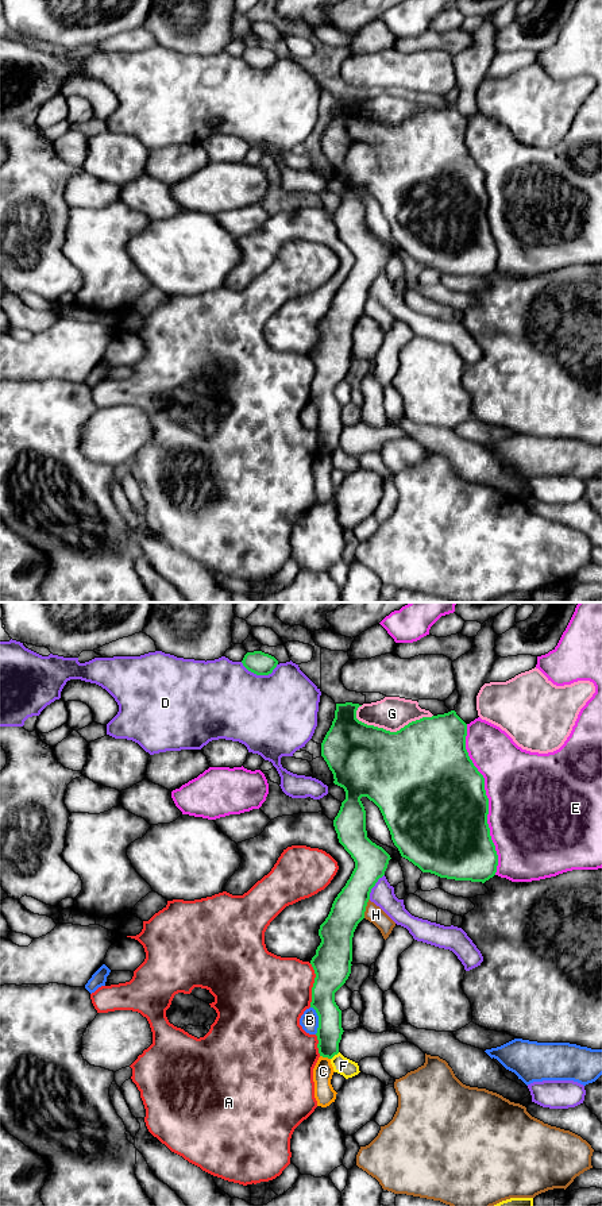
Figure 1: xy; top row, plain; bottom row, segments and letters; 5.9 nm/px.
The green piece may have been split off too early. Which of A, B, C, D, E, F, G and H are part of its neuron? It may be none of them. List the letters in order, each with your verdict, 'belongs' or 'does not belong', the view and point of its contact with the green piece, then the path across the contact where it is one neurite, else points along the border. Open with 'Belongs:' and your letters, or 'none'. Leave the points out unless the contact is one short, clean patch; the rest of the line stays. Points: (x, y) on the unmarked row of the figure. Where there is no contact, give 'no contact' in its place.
Belongs: none
A: does not belong | xy (313, 380)
B: does not belong | xy (319, 415)
C: does not belong | xy (325, 451) | along xy (320, 450), (330, 454)
D: does not belong | xy (259, 69)
E: does not belong | xy (487, 195)
F: does not belong | xy (335, 449)
G: does not belong | xy (392, 127)
H: does not belong | xy (365, 303)

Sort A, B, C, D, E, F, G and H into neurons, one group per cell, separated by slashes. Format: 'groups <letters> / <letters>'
groups A / B / C / D / E / F / G / H

